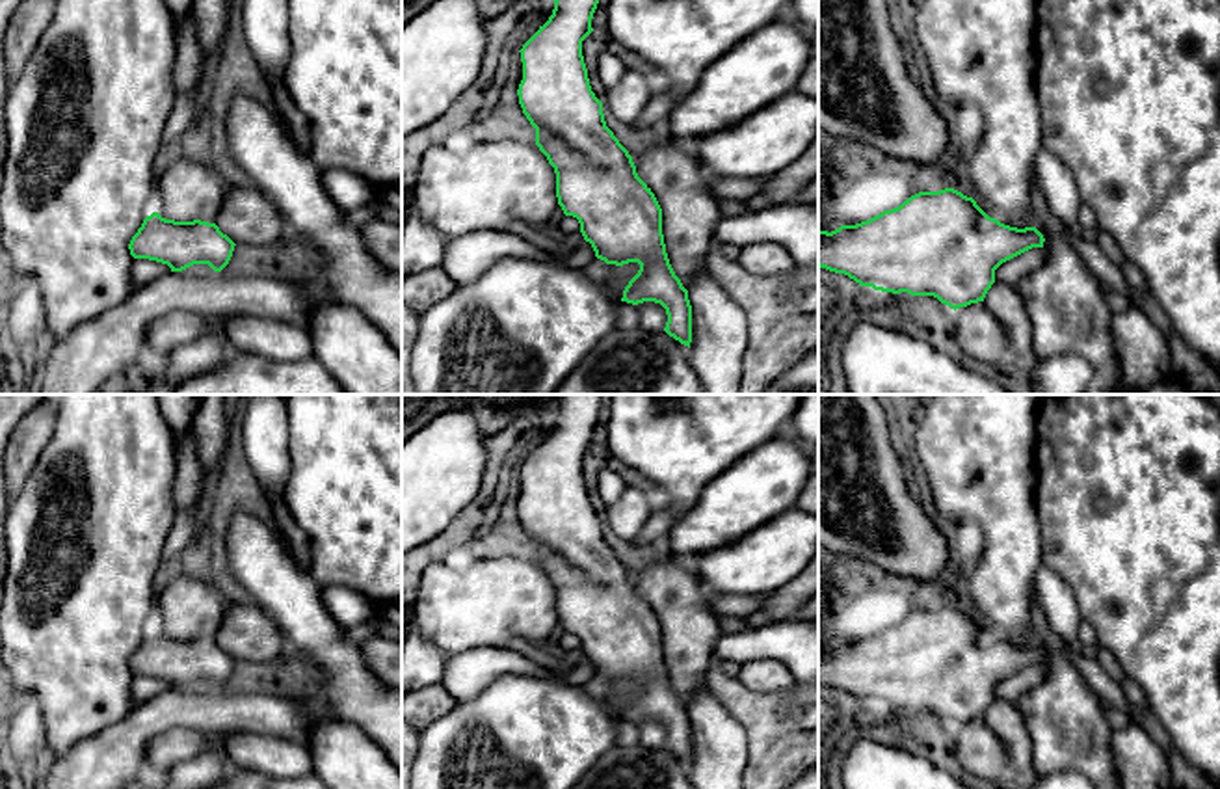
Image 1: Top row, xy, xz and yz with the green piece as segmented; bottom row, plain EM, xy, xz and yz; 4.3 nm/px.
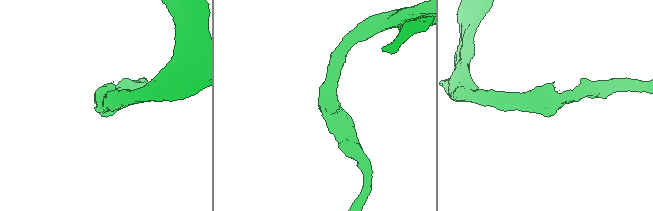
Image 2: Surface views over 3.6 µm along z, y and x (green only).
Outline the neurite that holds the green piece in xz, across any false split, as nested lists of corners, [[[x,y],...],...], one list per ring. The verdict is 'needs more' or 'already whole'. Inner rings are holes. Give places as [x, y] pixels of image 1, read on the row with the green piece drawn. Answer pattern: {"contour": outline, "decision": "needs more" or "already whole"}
{"contour": [[[554,0],[549,20],[519,50],[523,61],[519,104],[536,128],[536,145],[554,167],[558,205],[565,216],[578,220],[580,233],[591,244],[595,257],[616,266],[640,264],[621,301],[660,303],[668,314],[664,331],[688,348],[703,394],[738,394],[748,344],[746,313],[707,268],[688,290],[683,287],[666,253],[662,208],[638,177],[629,151],[606,127],[603,102],[591,91],[582,41],[593,32],[597,4],[599,0]]], "decision": "needs more"}

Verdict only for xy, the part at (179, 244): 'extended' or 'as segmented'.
extended

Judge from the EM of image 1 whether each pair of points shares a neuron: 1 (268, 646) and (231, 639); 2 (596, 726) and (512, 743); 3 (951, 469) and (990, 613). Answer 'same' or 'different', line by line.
1: same
2: same
3: same

